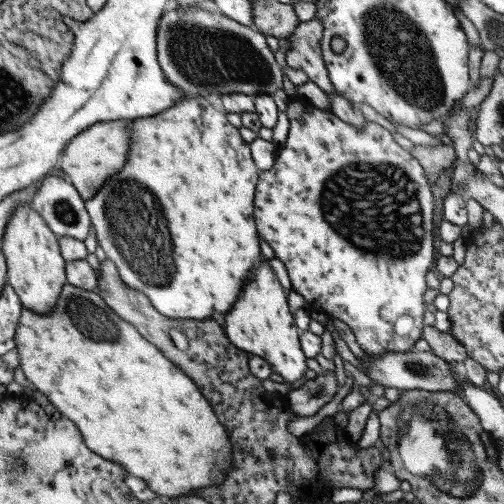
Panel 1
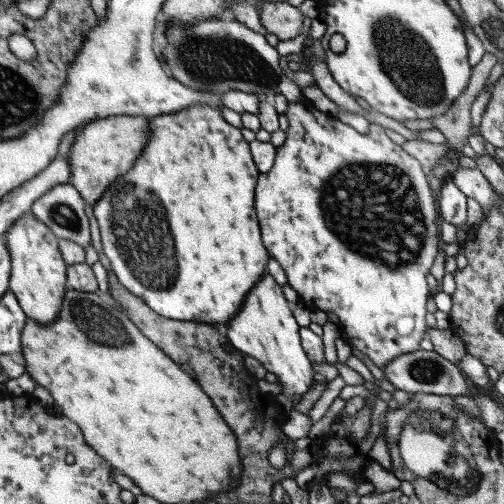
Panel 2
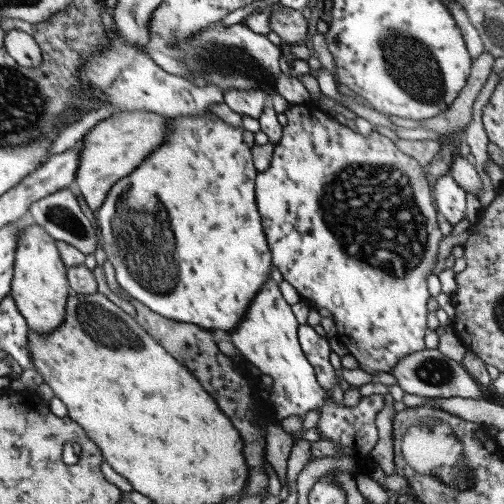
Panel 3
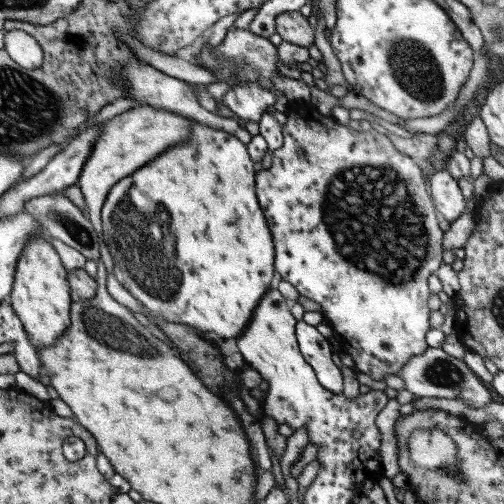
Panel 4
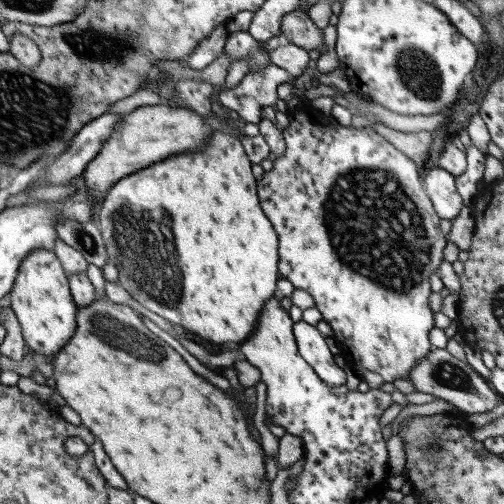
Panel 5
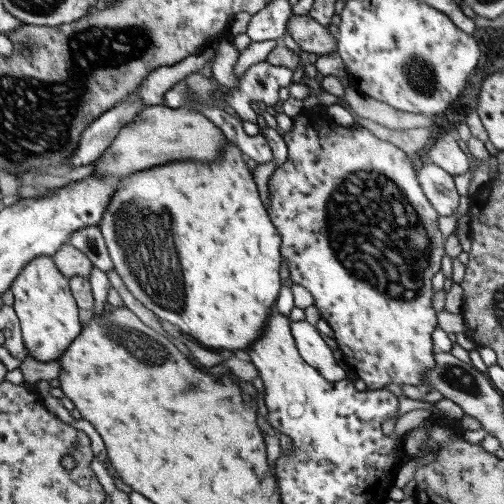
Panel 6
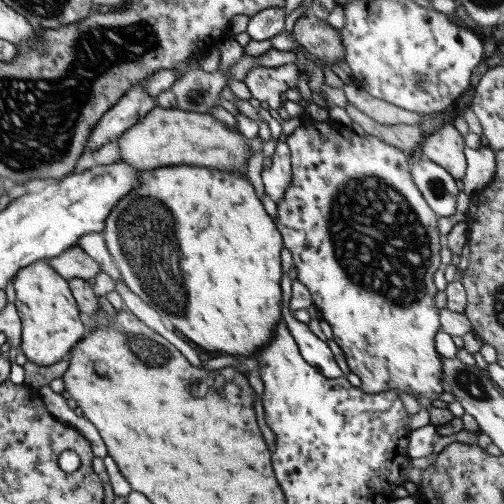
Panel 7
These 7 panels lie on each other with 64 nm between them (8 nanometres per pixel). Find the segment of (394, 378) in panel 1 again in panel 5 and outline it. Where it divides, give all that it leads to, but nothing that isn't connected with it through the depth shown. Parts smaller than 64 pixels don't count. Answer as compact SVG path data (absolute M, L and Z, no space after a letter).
M431 348L431 352L427 354L427 360L419 362L409 372L409 378L411 378L411 384L419 392L427 392L427 394L433 394L437 398L447 400L463 414L485 414L485 412L491 412L497 406L499 394L489 386L489 382L485 378L481 378L467 362L457 360L447 350Z

